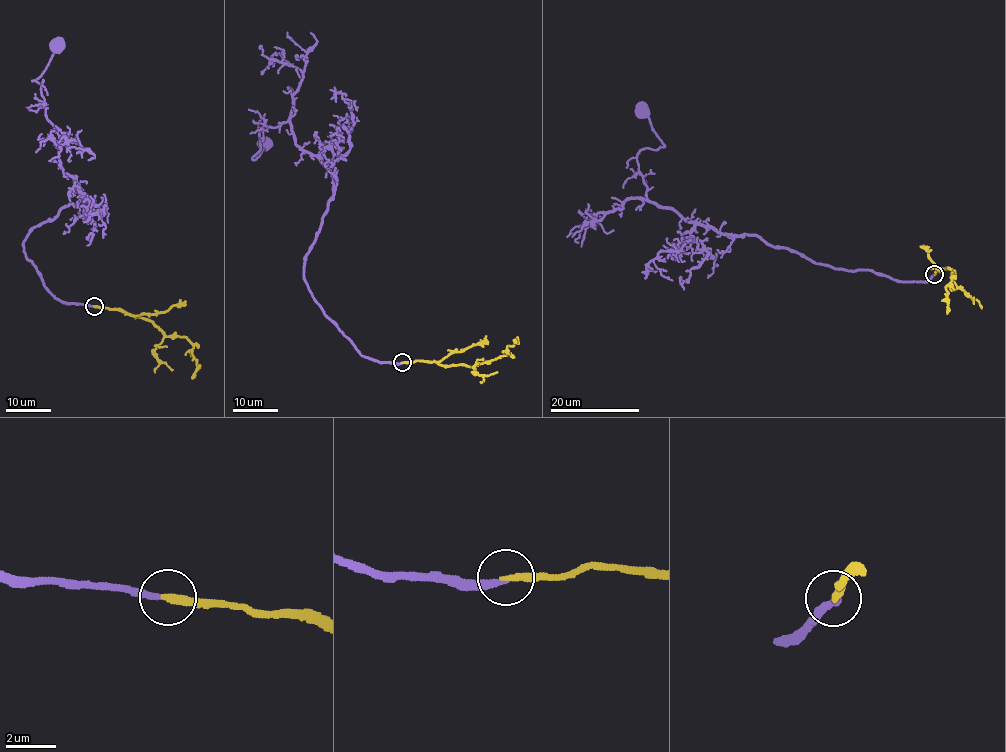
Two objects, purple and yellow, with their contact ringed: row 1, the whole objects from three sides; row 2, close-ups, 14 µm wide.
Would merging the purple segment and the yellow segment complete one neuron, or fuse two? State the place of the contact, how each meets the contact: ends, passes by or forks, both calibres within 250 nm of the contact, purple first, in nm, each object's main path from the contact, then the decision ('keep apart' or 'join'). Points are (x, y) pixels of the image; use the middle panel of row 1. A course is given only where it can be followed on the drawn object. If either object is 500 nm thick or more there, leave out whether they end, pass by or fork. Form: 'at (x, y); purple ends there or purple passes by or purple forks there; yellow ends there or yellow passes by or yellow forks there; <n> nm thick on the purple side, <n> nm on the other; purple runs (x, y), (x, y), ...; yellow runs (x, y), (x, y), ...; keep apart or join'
at (402, 362); purple ends there; yellow ends there; 220 nm thick on the purple side, 300 nm on the other; purple runs (402, 363), (365, 357), (304, 279), (333, 175), (295, 142), (287, 122), (259, 127), (254, 159), (265, 142); yellow runs (402, 362), (478, 366), (508, 354), (507, 347), (516, 341), (514, 339); join

